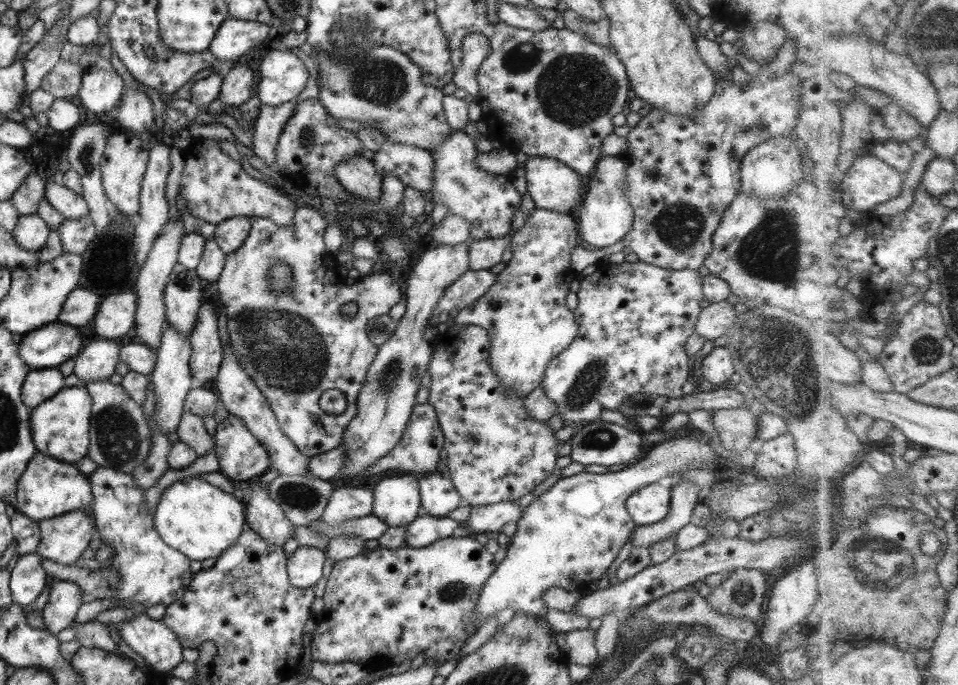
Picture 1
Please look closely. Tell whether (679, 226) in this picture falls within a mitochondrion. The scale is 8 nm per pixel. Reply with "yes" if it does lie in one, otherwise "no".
yes

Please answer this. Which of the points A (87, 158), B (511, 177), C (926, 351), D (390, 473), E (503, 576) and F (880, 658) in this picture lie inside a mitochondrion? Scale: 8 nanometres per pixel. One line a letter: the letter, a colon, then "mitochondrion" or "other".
A: mitochondrion
B: other
C: mitochondrion
D: other
E: other
F: other

